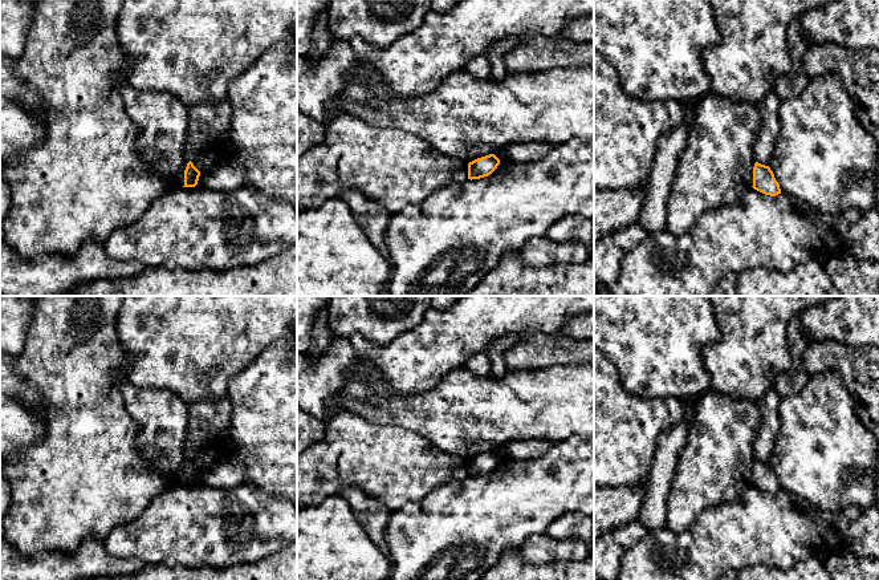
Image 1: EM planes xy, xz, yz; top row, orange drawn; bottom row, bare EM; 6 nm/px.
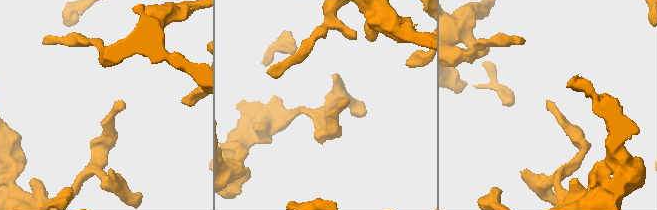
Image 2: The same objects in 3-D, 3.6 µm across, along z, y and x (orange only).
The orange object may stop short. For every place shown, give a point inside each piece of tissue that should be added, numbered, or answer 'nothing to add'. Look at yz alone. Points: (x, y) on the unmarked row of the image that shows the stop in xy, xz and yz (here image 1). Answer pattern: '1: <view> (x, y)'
nothing to add

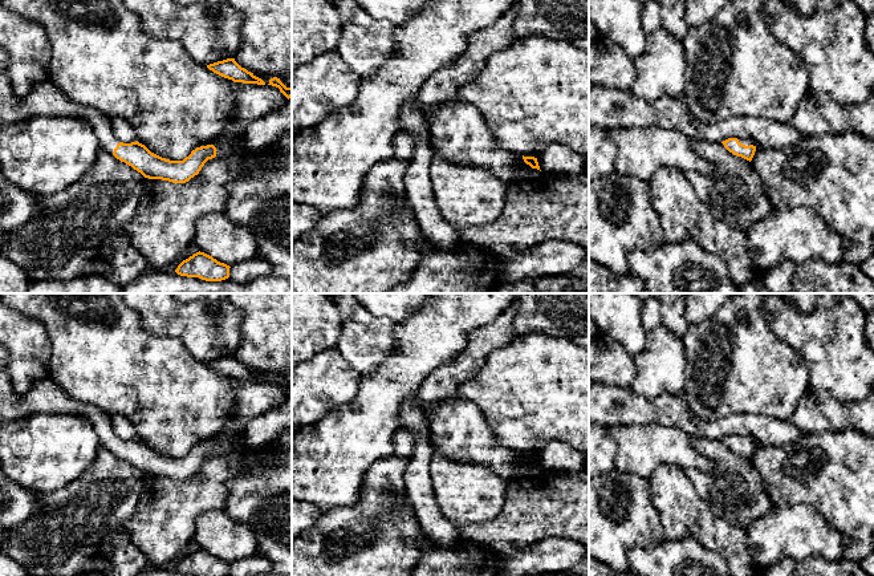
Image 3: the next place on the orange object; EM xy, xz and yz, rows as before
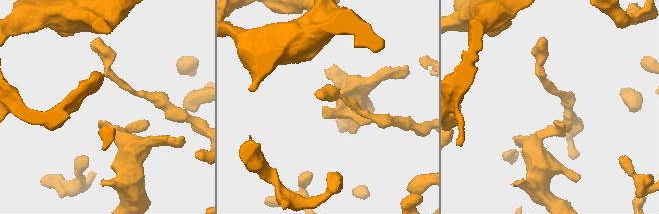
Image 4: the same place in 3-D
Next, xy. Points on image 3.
1: xy (45, 396)

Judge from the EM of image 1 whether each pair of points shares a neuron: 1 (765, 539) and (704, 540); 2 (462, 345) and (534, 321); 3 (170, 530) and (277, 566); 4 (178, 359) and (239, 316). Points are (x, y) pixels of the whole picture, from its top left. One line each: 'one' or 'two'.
1: one
2: one
3: two
4: one

